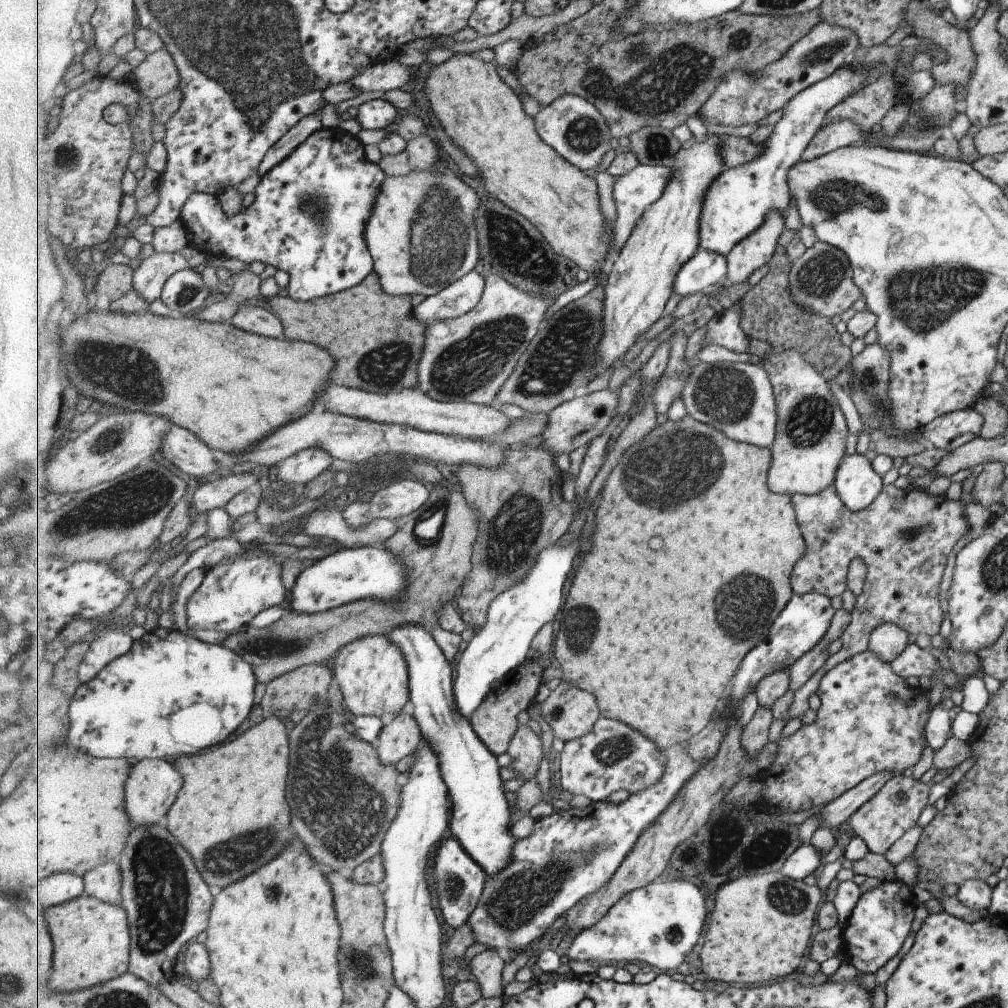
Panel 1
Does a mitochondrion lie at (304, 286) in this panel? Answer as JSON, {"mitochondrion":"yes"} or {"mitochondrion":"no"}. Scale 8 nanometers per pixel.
{"mitochondrion":"no"}

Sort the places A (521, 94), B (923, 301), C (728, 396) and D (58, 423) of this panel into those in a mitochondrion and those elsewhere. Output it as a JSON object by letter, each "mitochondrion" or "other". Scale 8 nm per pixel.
{"A":"other","B":"mitochondrion","C":"mitochondrion","D":"other"}

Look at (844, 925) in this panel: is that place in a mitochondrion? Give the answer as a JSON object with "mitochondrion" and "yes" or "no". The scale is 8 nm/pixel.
{"mitochondrion":"no"}

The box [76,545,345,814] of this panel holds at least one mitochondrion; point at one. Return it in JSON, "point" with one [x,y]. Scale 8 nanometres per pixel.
{"point":[271,648]}

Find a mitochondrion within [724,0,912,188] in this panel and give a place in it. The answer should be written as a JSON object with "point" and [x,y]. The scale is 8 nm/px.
{"point":[822,54]}

